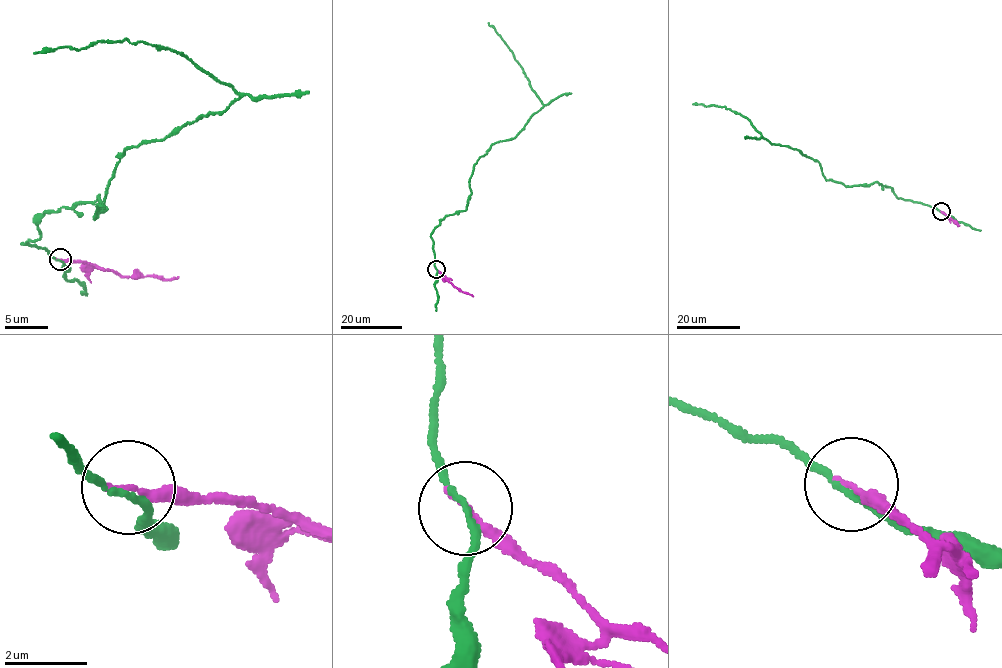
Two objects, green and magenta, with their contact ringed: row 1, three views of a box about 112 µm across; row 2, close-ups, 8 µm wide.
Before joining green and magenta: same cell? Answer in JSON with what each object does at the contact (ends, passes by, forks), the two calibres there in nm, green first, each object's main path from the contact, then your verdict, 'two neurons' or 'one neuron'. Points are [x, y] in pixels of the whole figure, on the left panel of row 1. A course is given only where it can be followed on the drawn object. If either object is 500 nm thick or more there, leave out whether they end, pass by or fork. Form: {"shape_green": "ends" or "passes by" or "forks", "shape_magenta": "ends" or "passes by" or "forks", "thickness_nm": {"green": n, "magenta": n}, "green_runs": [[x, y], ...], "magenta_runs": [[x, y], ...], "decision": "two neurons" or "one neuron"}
{"shape_green": "passes by", "shape_magenta": "ends", "thickness_nm": {"green": 140, "magenta": 200}, "green_runs": [[59, 260], [21, 244], [47, 211], [100, 196], [94, 218], [128, 147], [239, 95], [169, 47], [34, 52]], "magenta_runs": [[59, 258], [81, 259], [120, 276], [170, 278], [178, 276]], "decision": "two neurons"}

